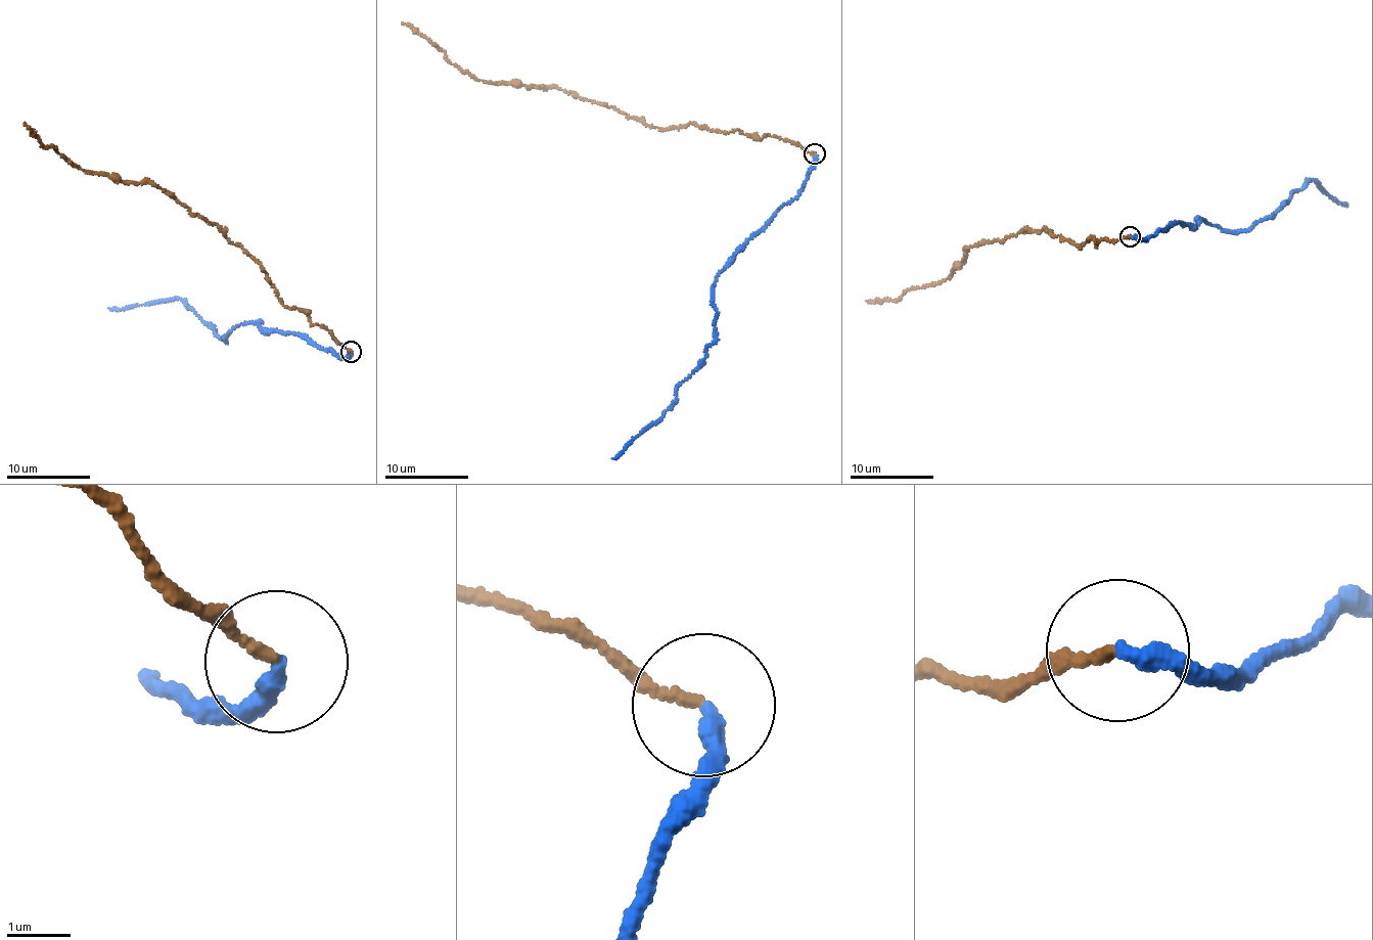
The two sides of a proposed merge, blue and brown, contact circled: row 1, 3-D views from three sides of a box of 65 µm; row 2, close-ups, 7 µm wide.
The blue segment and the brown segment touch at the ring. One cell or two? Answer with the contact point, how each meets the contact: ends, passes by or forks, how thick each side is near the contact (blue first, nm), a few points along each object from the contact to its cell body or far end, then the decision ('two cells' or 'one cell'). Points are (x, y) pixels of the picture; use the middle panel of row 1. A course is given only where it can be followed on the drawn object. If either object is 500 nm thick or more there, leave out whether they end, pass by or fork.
place (815, 153); blue ends; brown ends; calibres 300 and 150 nm; course blue (815, 154), (798, 193), (724, 266), (713, 287), (714, 343), (702, 364), (678, 387), (662, 417), (612, 458); course brown (815, 154), (777, 137), (734, 129), (724, 133), (690, 123), (651, 126), (555, 88), (477, 79), (402, 21); two cells

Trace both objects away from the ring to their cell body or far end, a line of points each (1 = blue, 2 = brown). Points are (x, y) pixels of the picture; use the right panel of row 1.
1: (1130, 236), (1144, 239), (1179, 223), (1202, 221), (1241, 232), (1272, 215), (1306, 182), (1315, 180), (1346, 206)
2: (1130, 236), (1080, 249), (1044, 228), (1021, 230), (969, 245), (945, 281), (866, 301)

